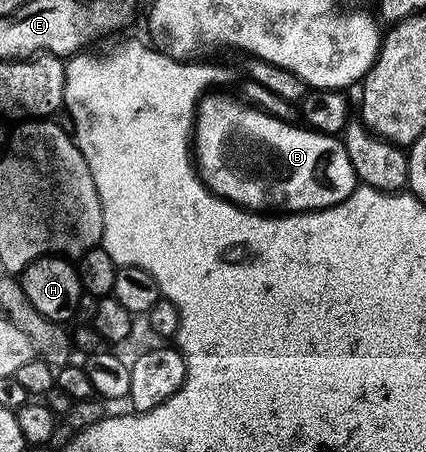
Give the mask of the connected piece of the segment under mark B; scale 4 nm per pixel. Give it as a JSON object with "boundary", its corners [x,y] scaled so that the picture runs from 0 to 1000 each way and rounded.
{"boundary":[[[488,206],[467,221],[460,241],[460,277],[455,283],[455,358],[469,381],[469,392],[479,405],[507,431],[538,440],[540,447],[554,449],[561,458],[577,458],[587,467],[608,467],[613,471],[692,471],[697,467],[754,467],[758,458],[782,458],[803,445],[812,445],[812,436],[822,436],[826,420],[840,412],[840,398],[831,369],[822,361],[822,347],[808,327],[805,314],[791,301],[761,299],[754,290],[735,290],[714,277],[692,272],[674,272],[653,259],[643,259],[634,250],[613,246],[608,237],[589,226],[575,223],[570,217],[552,219],[545,210],[498,210],[507,206]]]}

